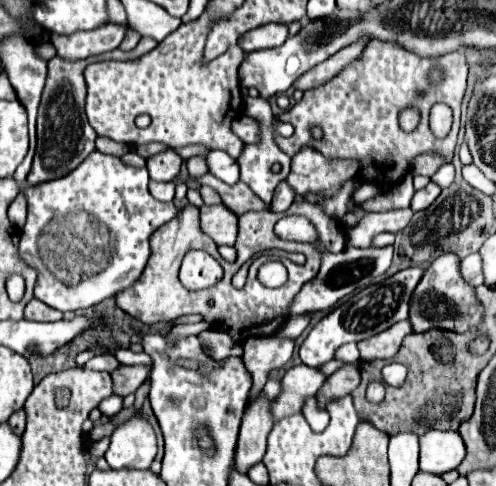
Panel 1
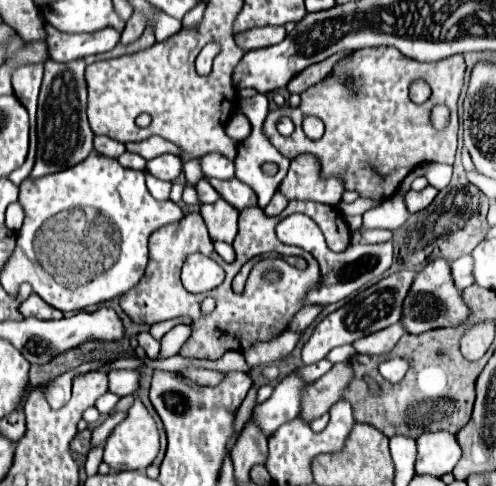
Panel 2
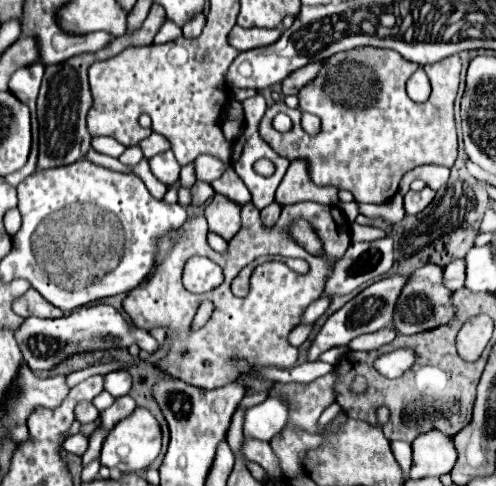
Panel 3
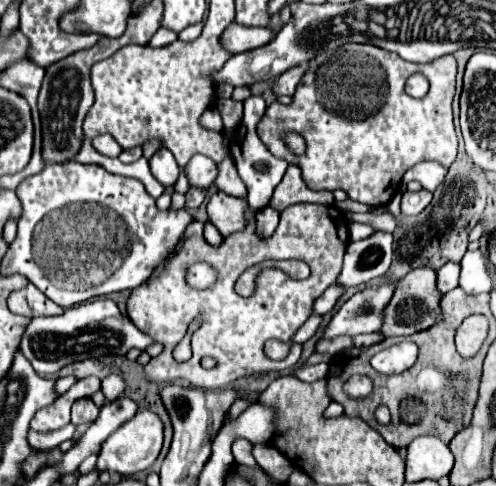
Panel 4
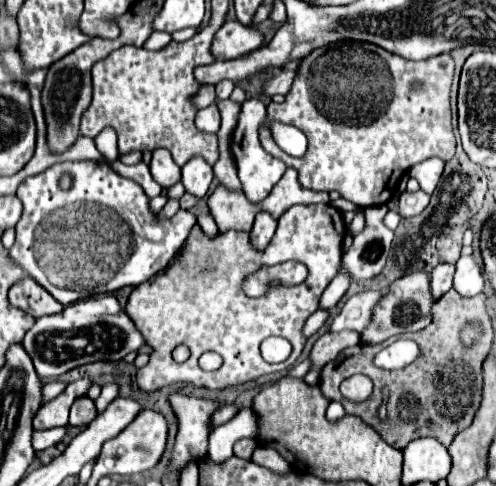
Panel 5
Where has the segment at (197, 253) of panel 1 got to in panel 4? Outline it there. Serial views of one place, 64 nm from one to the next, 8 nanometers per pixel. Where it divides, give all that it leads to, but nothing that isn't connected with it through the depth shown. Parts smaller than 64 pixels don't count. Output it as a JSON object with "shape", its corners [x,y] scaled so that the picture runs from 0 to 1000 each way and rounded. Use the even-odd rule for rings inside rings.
{"shape":[[[401,539],[387,545],[377,560],[375,576],[385,591],[415,595],[438,574],[435,556],[417,541]]]}

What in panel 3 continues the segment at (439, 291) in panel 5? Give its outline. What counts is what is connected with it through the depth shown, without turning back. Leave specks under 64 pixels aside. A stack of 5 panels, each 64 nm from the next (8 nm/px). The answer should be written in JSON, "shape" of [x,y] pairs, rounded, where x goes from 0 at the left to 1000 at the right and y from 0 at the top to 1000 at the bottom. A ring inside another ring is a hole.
{"shape":[[[915,535],[895,551],[895,584],[911,601],[935,588],[935,535]]]}

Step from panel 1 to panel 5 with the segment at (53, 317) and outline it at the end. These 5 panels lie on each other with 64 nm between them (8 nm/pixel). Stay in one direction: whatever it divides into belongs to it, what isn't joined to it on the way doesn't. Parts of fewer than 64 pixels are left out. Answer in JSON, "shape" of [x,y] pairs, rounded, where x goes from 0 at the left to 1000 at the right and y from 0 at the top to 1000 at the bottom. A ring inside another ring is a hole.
{"shape":[[[52,568],[44,580],[36,580],[20,593],[16,617],[28,634],[48,638],[48,642],[65,646],[69,654],[81,654],[81,650],[93,650],[93,646],[117,646],[117,642],[129,638],[129,630],[121,621],[113,621],[60,568]]]}

